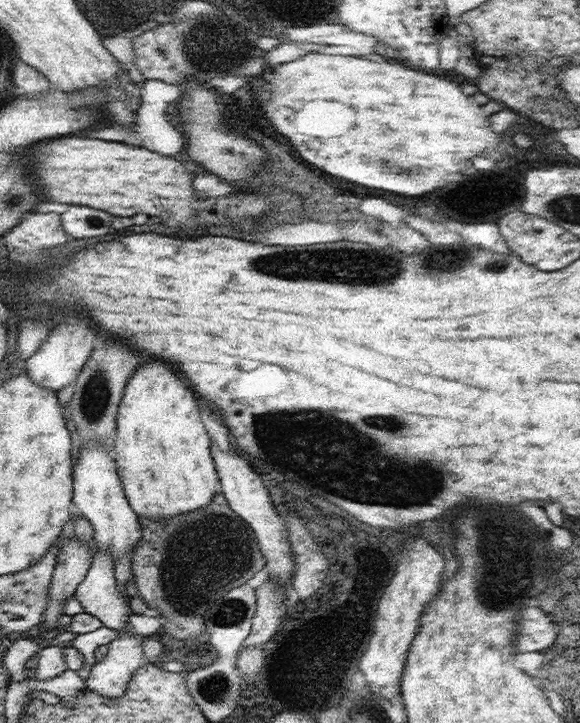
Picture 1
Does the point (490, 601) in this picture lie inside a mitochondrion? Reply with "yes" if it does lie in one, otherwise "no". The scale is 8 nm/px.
yes

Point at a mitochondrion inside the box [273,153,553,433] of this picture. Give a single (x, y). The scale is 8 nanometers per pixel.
(449, 261)

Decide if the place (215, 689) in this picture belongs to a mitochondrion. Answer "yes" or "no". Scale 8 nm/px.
yes

